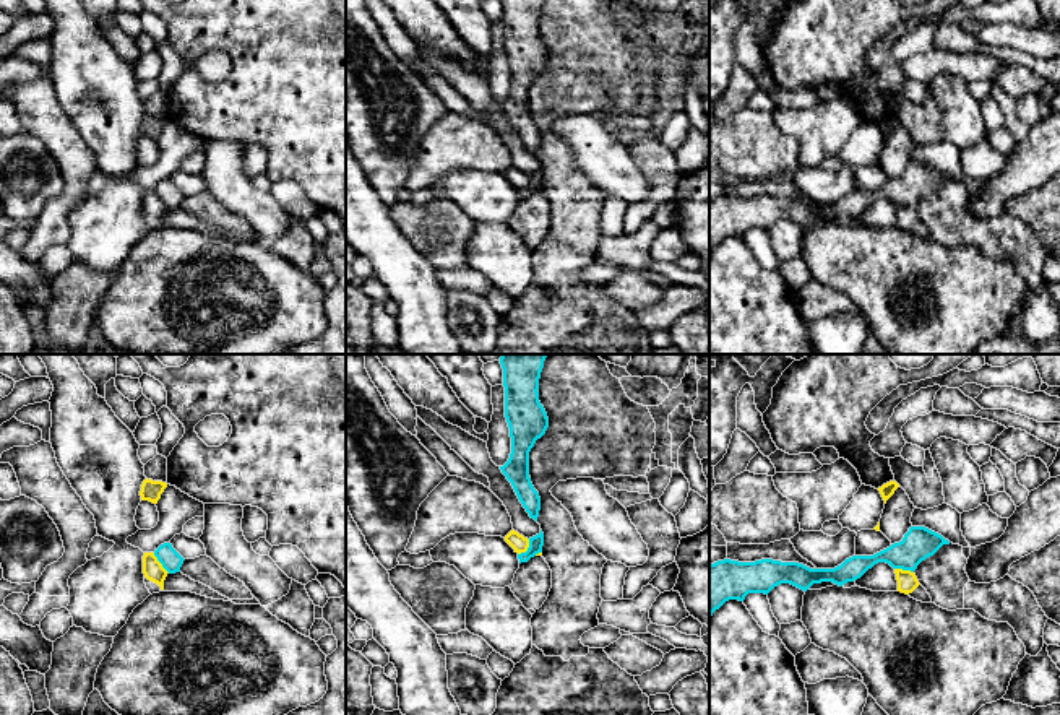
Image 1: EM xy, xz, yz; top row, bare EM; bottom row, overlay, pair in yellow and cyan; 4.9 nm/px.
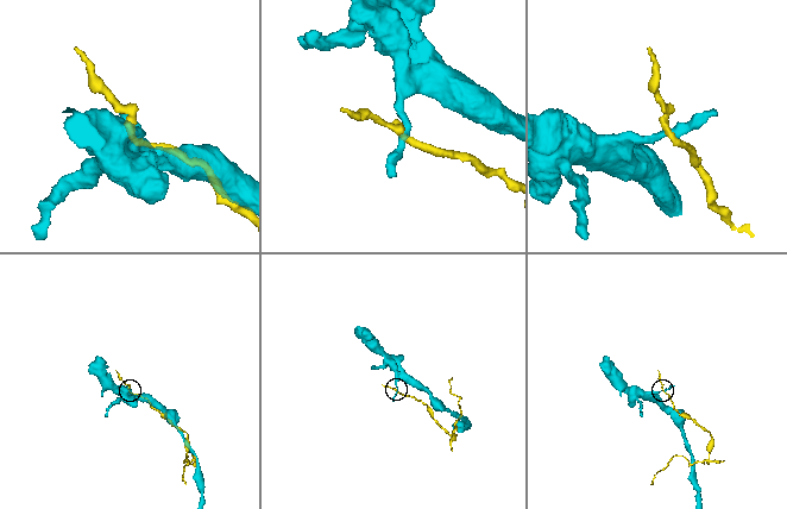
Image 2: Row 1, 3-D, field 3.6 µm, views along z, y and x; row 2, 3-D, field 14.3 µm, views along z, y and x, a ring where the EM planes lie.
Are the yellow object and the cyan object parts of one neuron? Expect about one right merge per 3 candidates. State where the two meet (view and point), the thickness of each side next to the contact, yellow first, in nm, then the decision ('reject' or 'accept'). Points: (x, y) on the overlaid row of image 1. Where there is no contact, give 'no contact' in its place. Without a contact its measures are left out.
xy (159, 563) | 100/100 nm | reject

